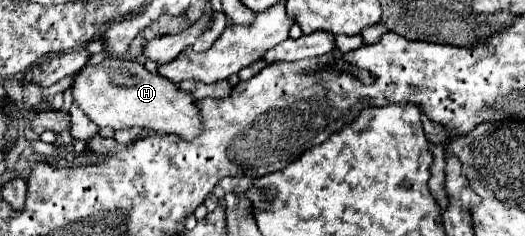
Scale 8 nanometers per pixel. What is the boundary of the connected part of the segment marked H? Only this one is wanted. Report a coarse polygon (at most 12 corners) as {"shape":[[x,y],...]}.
{"shape":[[134,59],[88,65],[74,101],[98,125],[192,141],[190,93]]}

